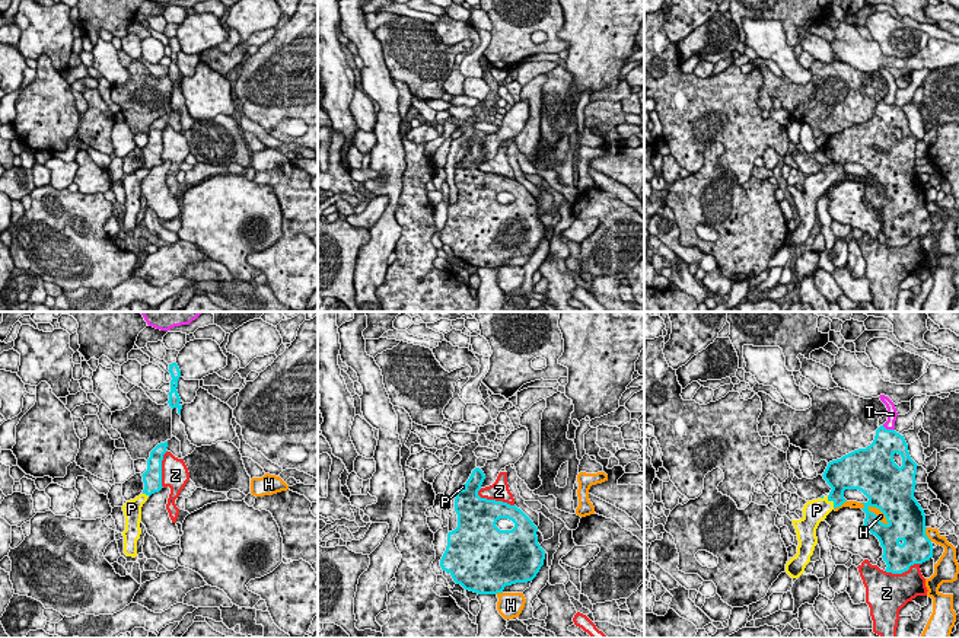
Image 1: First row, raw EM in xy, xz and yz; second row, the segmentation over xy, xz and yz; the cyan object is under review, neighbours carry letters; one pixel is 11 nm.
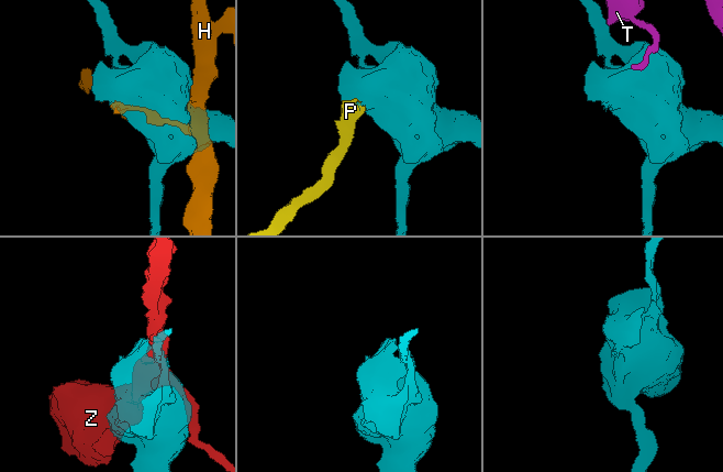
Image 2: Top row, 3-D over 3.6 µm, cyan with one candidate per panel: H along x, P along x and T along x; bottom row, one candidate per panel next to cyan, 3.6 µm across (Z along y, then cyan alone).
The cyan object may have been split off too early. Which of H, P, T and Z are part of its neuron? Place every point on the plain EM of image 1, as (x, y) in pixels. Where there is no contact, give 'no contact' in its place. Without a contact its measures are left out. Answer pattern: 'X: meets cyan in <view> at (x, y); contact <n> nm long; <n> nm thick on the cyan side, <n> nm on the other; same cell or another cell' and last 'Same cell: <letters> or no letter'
H: meets cyan in yz at (876, 191); contact 320 nm long; 340 nm thick on the cyan side, 90 nm on the other; another cell
P: meets cyan in yz at (831, 174); contact 170 nm long; 260 nm thick on the cyan side, 260 nm on the other; same cell
T: meets cyan in yz at (888, 104); contact 150 nm long; 300 nm thick on the cyan side, 120 nm on the other; another cell
Z: meets cyan in xz at (494, 174); contact 440 nm long; 420 nm thick on the cyan side, 220 nm on the other; another cell
Same cell: P

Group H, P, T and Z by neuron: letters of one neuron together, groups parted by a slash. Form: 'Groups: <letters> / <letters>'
Groups: H / P / T / Z

